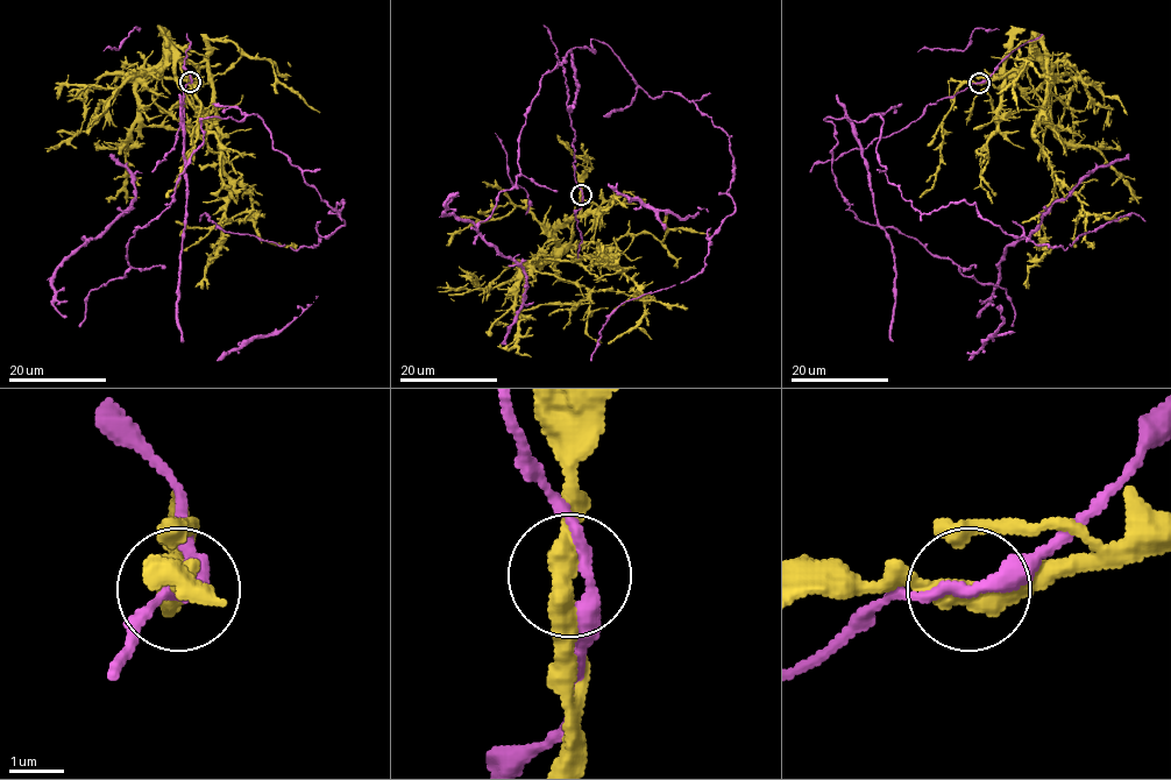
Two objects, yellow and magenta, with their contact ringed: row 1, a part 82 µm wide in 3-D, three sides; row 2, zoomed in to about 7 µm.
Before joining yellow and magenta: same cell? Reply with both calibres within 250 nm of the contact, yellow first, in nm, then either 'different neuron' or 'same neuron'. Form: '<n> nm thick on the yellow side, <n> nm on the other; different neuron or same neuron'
400 nm thick on the yellow side, 240 nm on the other; different neuron

